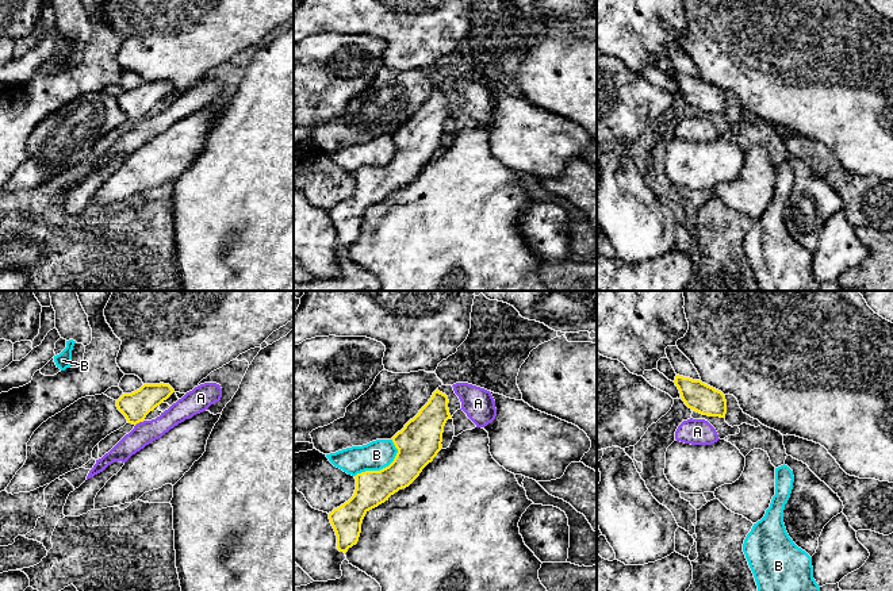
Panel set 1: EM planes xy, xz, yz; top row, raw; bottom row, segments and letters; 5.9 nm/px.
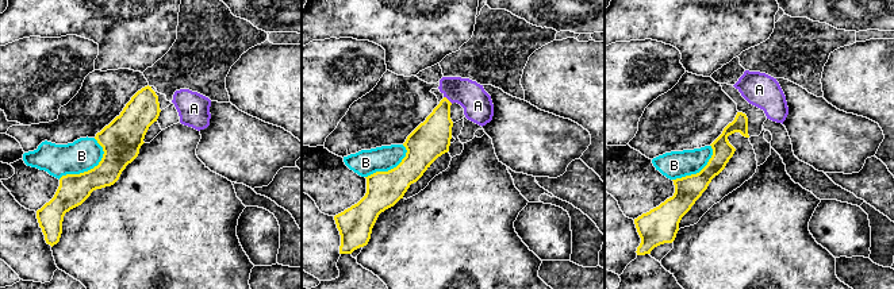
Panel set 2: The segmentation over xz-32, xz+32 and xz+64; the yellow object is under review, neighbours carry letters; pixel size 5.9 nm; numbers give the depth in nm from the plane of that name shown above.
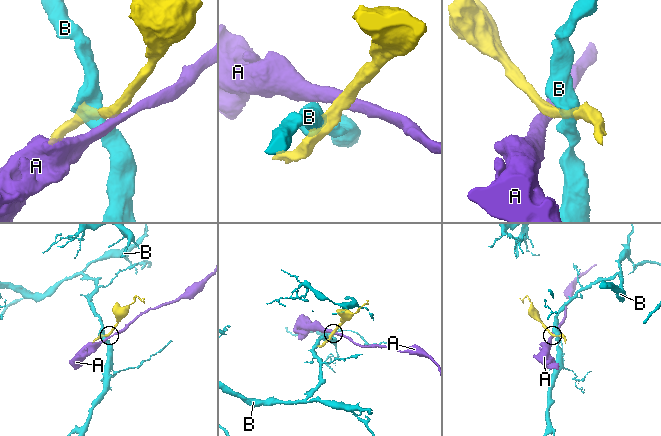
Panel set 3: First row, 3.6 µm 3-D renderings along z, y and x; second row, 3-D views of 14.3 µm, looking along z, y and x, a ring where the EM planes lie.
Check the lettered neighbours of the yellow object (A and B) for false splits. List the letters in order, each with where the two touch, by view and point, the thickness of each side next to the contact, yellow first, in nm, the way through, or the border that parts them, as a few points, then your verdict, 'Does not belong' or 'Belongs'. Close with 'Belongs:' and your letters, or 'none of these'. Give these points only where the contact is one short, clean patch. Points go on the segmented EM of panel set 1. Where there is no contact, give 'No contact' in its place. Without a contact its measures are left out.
A: Touches yellow at xy (140, 421). Thickness 170 nm (yellow) against 140 nm. Boundary: xy (144, 421), (135, 425). Does not belong
B: Touches yellow at xz (383, 468). Thickness 240 nm (yellow) against 170 nm. Does not belong
Belongs: none of these

